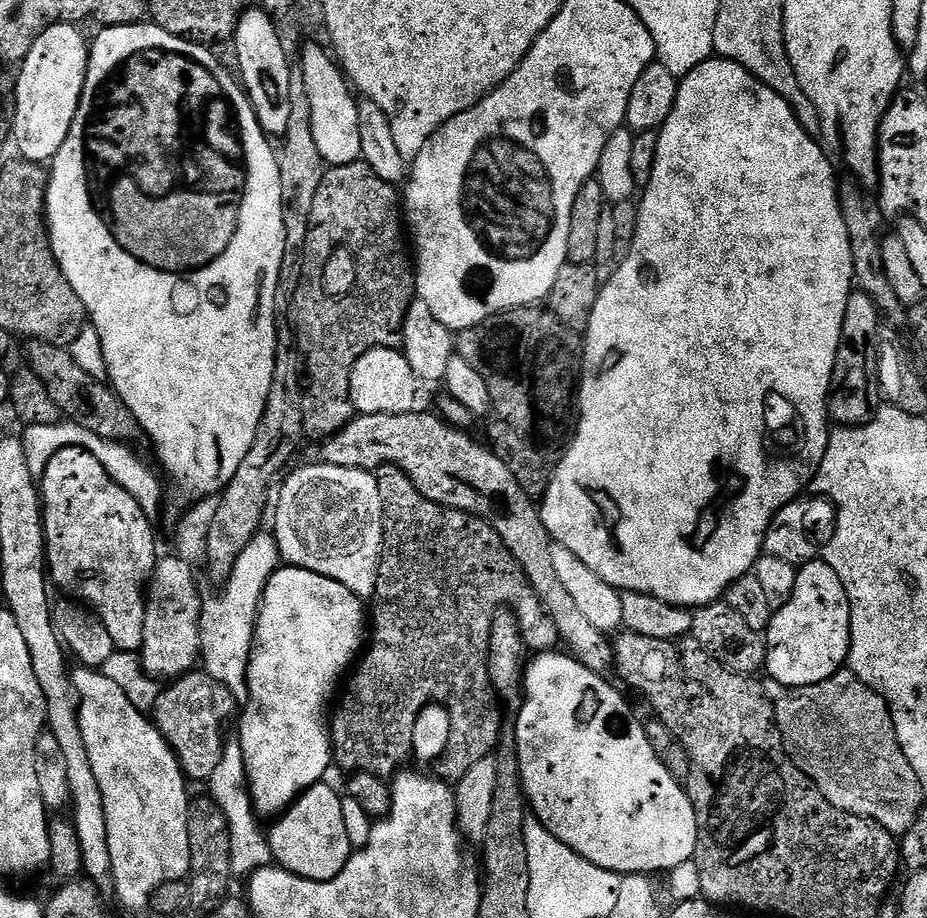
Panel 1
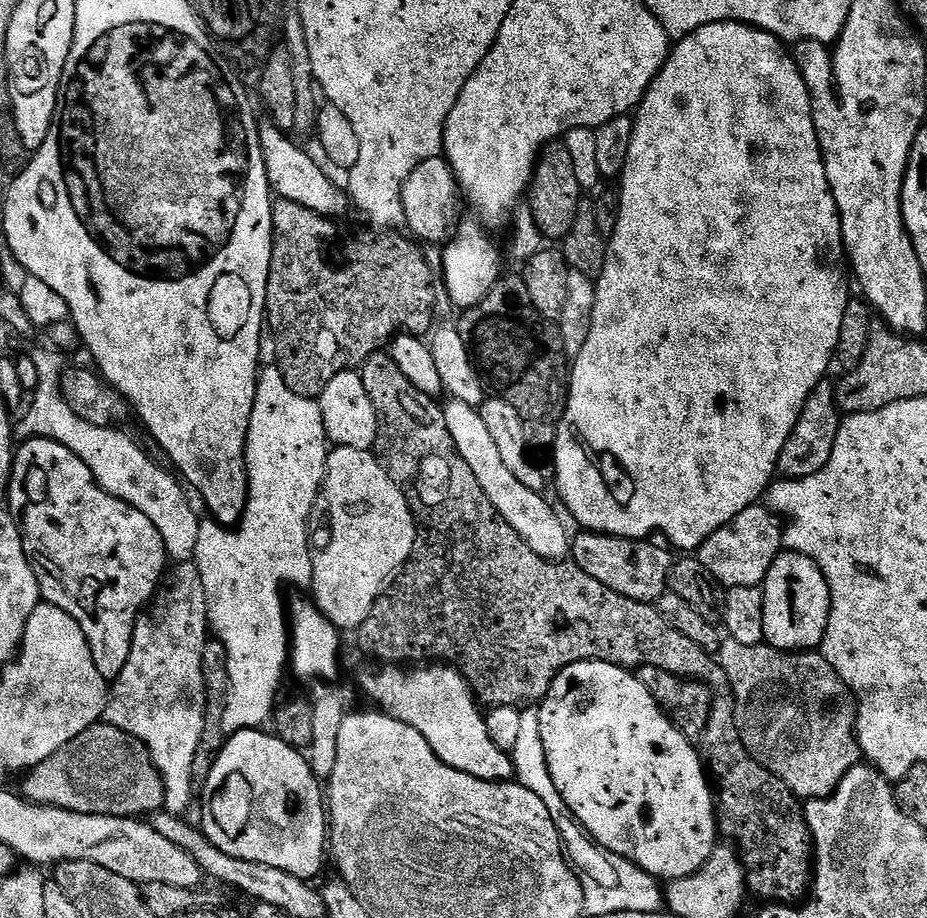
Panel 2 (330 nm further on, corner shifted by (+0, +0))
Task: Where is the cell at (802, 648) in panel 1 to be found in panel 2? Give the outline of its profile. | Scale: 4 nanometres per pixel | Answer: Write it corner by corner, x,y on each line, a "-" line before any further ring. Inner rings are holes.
781,551
770,566
762,587
764,590
764,638
768,645
783,652
811,652
819,649
826,634
832,603
830,586
818,565
801,552

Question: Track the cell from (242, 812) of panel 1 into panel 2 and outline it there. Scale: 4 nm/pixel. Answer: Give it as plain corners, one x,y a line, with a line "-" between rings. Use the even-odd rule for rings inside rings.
265,367
256,382
246,449
248,505
244,507
244,516
236,527
205,519
198,530
194,557
206,590
208,623
215,639
226,646
228,655
228,699
224,705
224,731
228,734
247,728
263,729
278,703
276,691
280,688
284,668
286,672
290,664
290,624
286,619
286,600
284,604
280,591
284,584
304,589
311,585
312,550
308,542
308,522
324,481
330,451
319,403
307,396
294,394
294,390
286,386
279,367
271,367

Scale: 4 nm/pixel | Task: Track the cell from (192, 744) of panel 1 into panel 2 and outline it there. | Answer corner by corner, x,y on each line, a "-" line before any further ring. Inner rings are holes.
107,722
82,730
78,738
66,742
62,750
54,750
54,754
50,754
46,762
34,766
24,778
22,795
31,804
45,804
51,808
61,808
78,814
129,818
144,818
164,808
164,783
160,771
152,764
152,755
148,753
148,748
142,742
138,742
138,738
118,730

